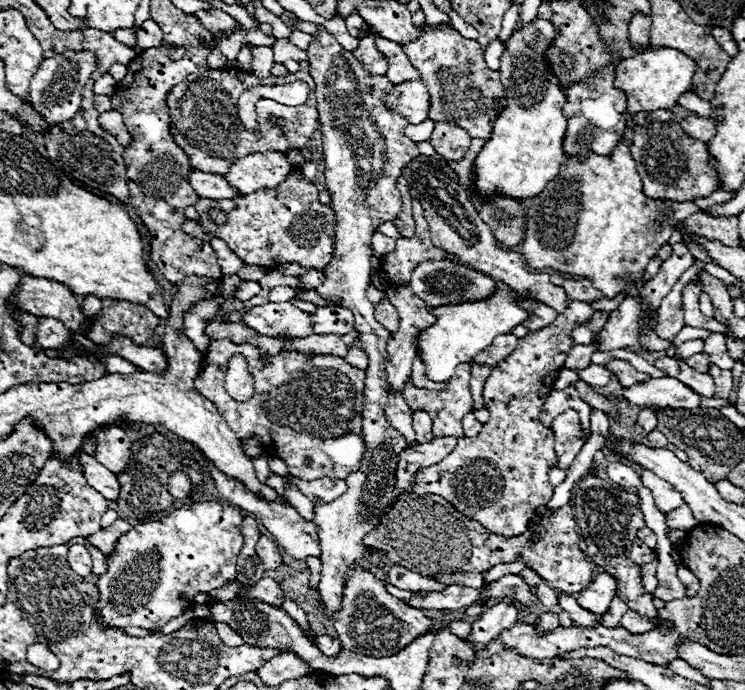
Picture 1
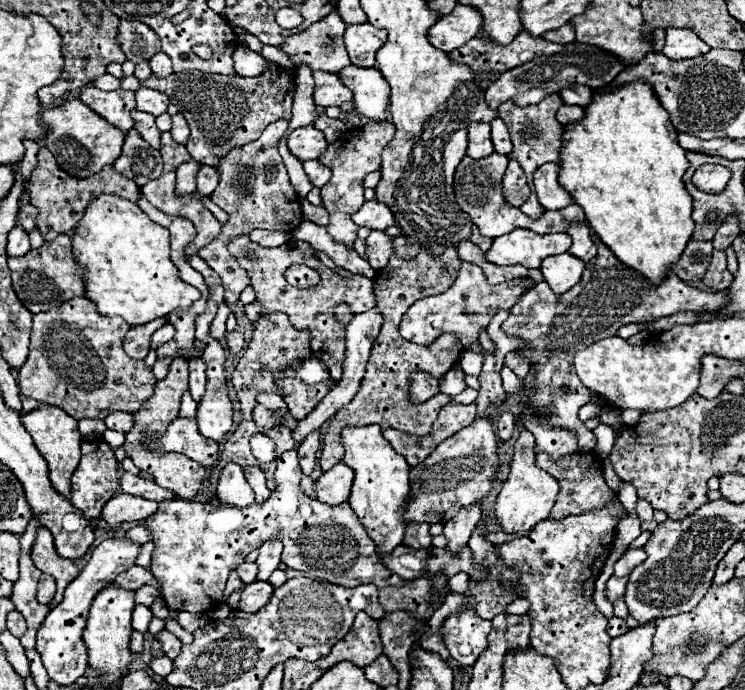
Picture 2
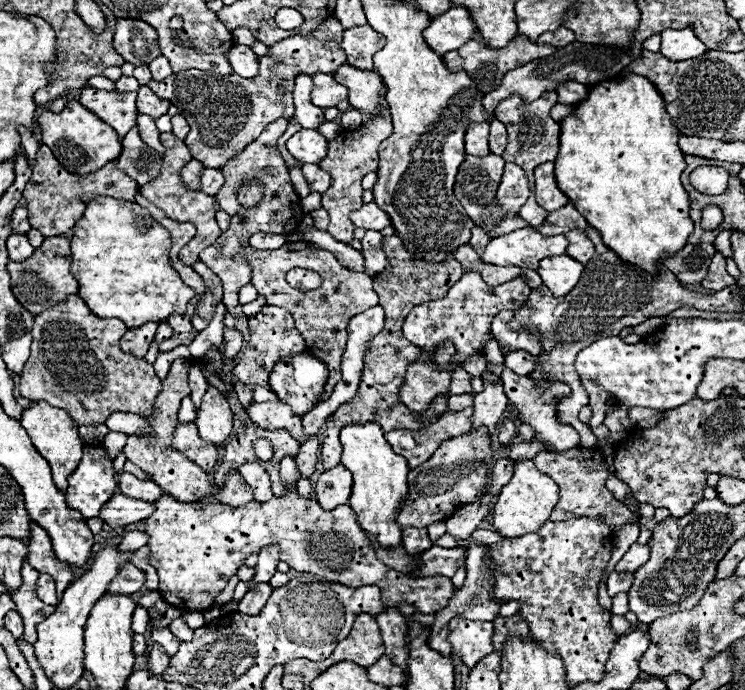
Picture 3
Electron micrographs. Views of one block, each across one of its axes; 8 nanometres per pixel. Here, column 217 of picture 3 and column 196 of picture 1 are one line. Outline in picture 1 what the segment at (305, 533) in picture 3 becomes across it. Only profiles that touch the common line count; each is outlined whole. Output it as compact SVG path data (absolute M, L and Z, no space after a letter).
M194 502L176 508L168 516L136 524L116 542L116 552L106 554L108 568L106 574L98 576L98 602L96 612L104 628L156 628L164 626L168 620L180 616L188 608L192 608L192 600L196 594L210 592L214 588L224 586L226 582L234 580L236 576L236 560L244 546L244 536L240 534L242 514L238 508L220 502Z

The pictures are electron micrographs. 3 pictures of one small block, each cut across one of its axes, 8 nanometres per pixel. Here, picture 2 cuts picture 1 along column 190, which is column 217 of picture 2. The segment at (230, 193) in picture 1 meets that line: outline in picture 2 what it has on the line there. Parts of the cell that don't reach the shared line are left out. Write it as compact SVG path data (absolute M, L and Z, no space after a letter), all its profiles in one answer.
M202 164L200 170L198 170L196 180L198 180L198 192L204 194L204 196L210 196L216 190L216 186L218 186L220 176L218 176L216 168L210 168L210 166Z

